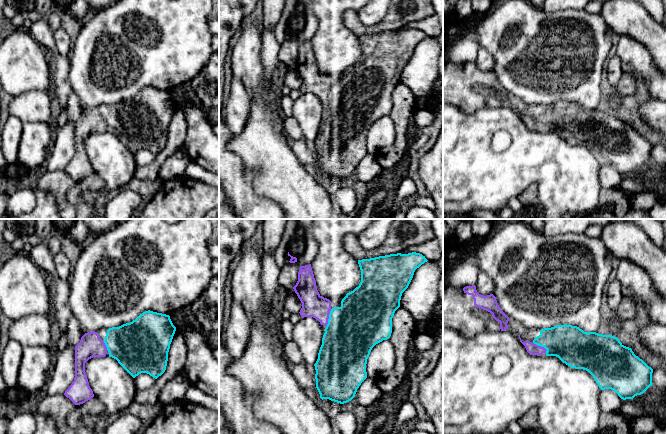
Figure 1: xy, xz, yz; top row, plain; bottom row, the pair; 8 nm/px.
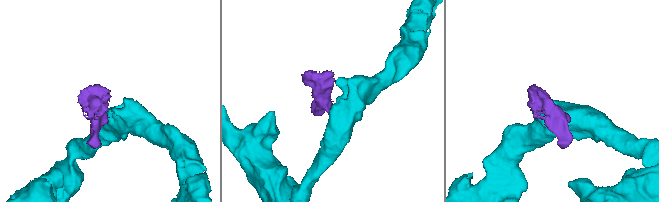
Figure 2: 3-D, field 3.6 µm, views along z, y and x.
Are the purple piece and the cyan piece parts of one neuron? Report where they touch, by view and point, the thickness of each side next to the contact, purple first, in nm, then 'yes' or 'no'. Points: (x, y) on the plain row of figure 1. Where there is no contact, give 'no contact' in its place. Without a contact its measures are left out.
meets purple in xz at (328, 94); 190 nm thick on the purple side, 420 nm on the other; yes

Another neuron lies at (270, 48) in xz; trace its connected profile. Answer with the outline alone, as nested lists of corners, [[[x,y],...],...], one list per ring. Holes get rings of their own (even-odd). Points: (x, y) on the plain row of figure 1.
[[[268,28],[261,30],[261,63],[263,66],[263,82],[262,85],[271,83],[271,77],[274,69],[279,63],[278,55],[280,50],[280,44],[278,43],[274,28]]]

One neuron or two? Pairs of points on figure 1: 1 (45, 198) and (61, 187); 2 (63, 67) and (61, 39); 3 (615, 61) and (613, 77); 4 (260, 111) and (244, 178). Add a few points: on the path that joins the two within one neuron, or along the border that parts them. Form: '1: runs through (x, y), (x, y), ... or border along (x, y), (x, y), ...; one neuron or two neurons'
1: border along (37, 186), (49, 192), (59, 208); two neurons
2: border along (53, 33), (57, 51), (67, 56); two neurons
3: runs through (613, 65), (613, 73); one neuron
4: border along (230, 151), (253, 172), (254, 190); two neurons

